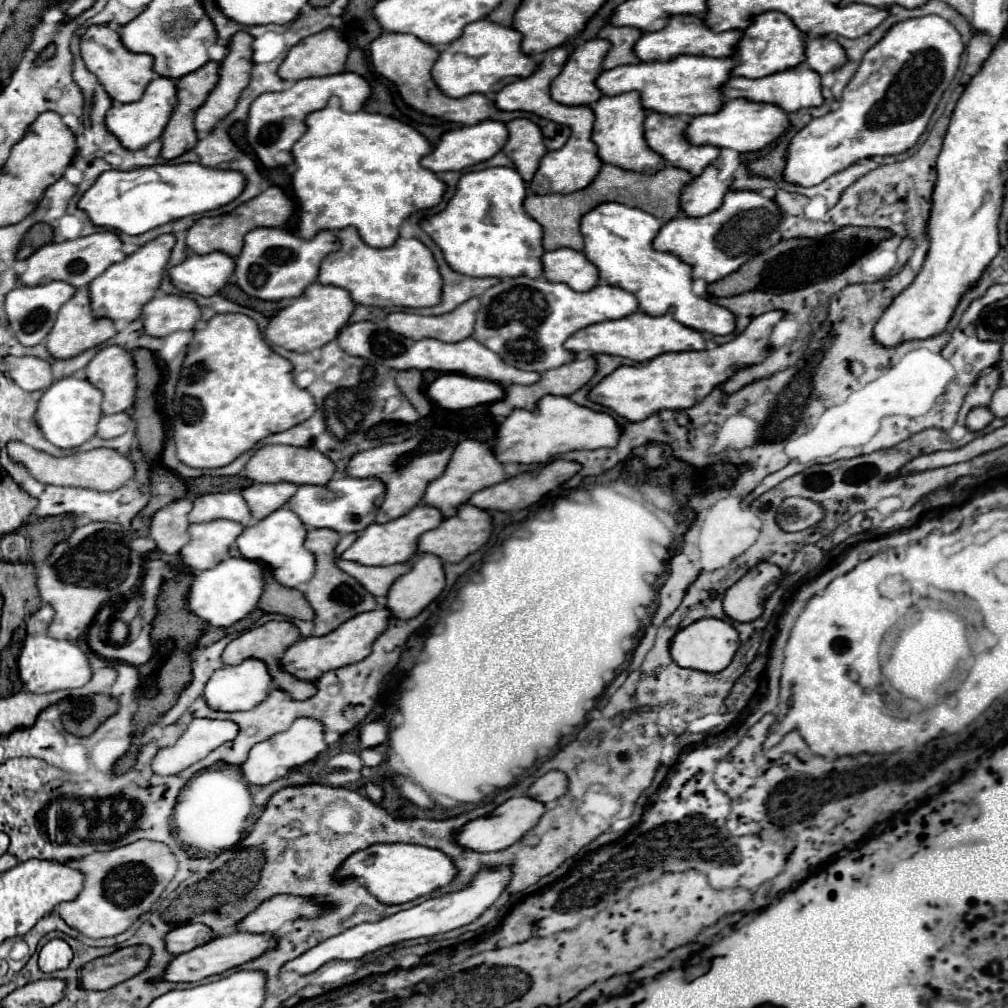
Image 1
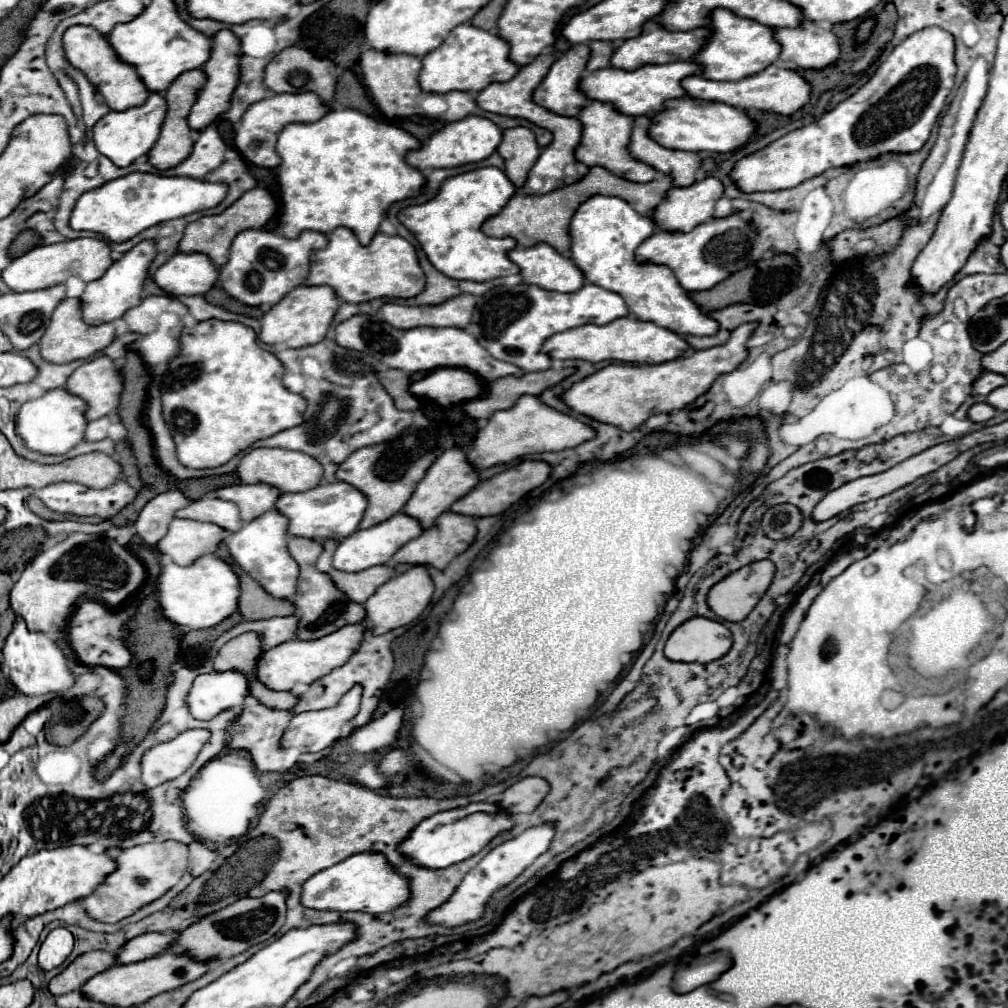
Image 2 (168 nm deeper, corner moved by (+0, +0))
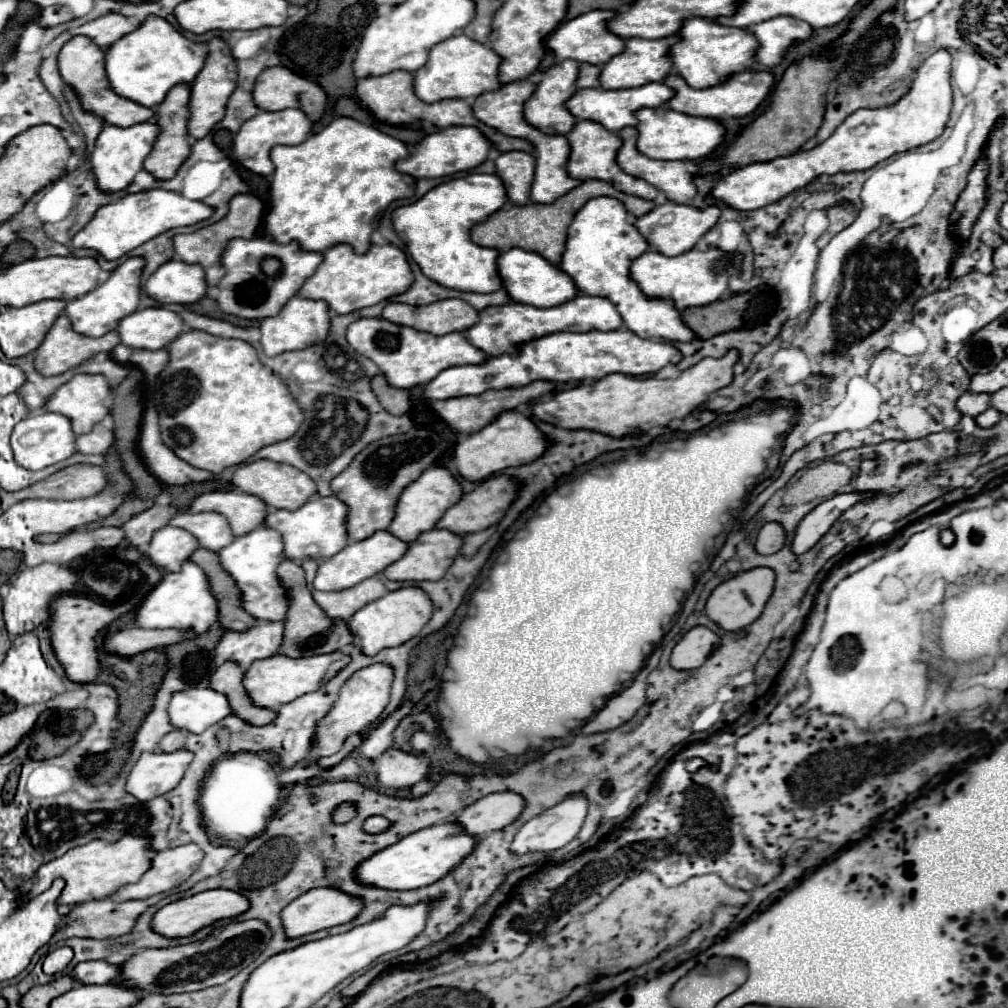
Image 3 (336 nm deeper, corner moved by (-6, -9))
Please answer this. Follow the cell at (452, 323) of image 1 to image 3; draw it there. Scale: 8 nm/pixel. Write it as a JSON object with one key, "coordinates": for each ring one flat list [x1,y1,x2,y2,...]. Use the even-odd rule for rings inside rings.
{"coordinates":[[444,299,424,307,388,303,382,311,382,317,390,323,406,325,432,335,466,331,478,323,478,311,462,299]]}

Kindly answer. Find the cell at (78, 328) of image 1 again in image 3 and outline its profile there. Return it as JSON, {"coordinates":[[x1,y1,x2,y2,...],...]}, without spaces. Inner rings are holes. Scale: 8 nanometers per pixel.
{"coordinates":[[60,315,56,319,56,323,52,325,52,329,46,333,42,345,38,347,36,351,36,357,34,357,34,365,36,365,36,371,42,373,42,375,60,375,72,367,78,367,80,363,84,363,86,359,98,355,98,353,110,353,116,345,120,343,118,339,118,331,108,331,106,335,94,339,94,337,86,337,86,335,78,335,72,327,70,327,70,319,66,319,66,315]]}

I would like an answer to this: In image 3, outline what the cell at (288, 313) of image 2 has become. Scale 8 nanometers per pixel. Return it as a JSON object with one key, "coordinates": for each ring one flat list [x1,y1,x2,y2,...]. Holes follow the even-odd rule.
{"coordinates":[[292,297,278,315,268,317,262,321,260,331,262,331,262,347,264,353,268,357,286,353,286,351,298,351,310,345,318,345,326,339,330,329,330,307,326,307,326,303,322,301,314,301,314,299,302,299,302,297]]}

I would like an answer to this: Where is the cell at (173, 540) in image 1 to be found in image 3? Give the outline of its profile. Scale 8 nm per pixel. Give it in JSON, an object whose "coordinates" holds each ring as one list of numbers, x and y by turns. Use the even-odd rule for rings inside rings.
{"coordinates":[[154,505,150,509,146,509,144,513,132,517,128,523,122,525,124,533,126,533,126,539,142,549,146,545,150,545,150,539,154,537,154,531,160,531,162,527,166,527,170,523,170,517,178,515,180,511,172,505,168,507,160,507,160,505]]}

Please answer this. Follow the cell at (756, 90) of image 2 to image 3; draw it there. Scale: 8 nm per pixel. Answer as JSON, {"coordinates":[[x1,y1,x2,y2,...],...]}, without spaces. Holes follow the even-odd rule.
{"coordinates":[[744,71,744,73,736,73,730,81,708,89,692,89,680,75,668,75,664,83,676,91,676,95,668,103,670,109,686,115,722,119,722,117,746,117,754,113,760,107,760,103,770,95,774,87,774,75,768,71]]}

